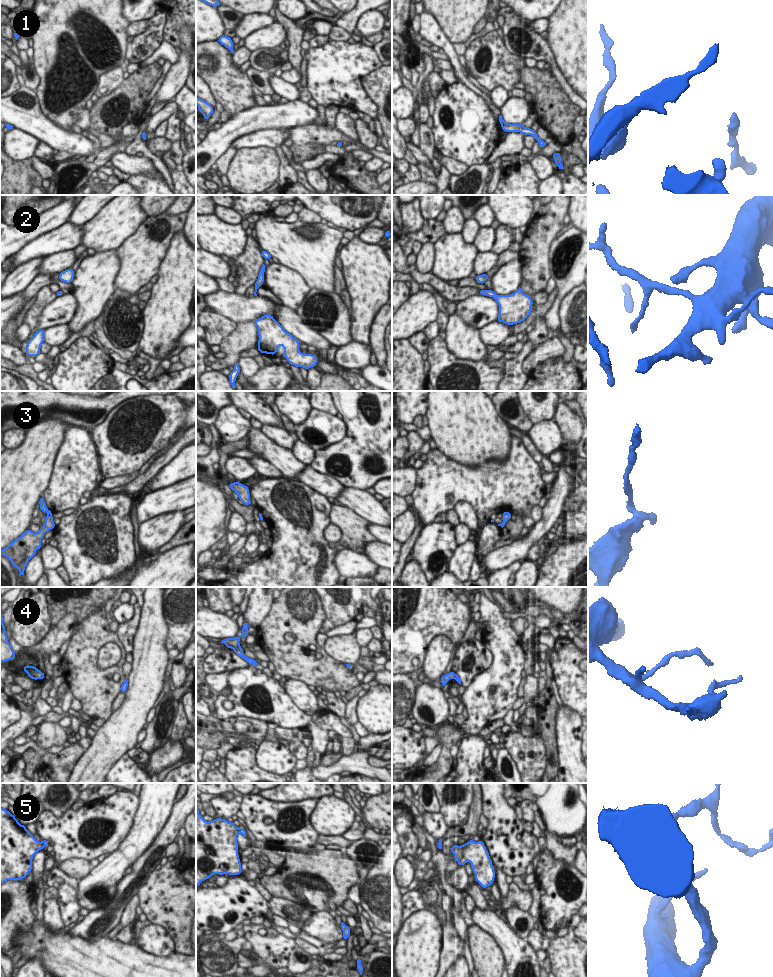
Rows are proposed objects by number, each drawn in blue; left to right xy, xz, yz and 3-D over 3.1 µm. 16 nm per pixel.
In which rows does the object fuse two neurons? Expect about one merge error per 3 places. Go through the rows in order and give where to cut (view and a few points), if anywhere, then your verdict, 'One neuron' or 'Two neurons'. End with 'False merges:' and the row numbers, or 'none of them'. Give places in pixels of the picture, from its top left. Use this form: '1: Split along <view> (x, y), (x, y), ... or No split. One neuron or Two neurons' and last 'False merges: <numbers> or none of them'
1: No split. One neuron
2: No split. One neuron
3: No split. One neuron
4: No split. One neuron
5: Split along xy (41, 842), (43, 847). Two neurons
False merges: 5

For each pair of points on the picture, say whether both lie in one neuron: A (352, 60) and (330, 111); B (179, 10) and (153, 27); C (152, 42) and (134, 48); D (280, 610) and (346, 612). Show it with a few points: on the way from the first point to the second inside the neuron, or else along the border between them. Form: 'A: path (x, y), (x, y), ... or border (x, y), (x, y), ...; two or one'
A: border (338, 107), (328, 105), (325, 108); two
B: border (166, 10), (163, 39); two
C: path (148, 42), (138, 46); one
D: border (319, 597), (325, 615), (320, 631); two

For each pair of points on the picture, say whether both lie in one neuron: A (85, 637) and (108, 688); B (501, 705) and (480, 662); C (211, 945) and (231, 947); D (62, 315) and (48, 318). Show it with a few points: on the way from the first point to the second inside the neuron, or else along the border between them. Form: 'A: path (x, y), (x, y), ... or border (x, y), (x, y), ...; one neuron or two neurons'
A: path (85, 650), (85, 665), (95, 675); one neuron
B: border (484, 645), (492, 655), (492, 663), (468, 686); two neurons
C: path (216, 947), (226, 947); one neuron
D: path (59, 315), (51, 316); one neuron

